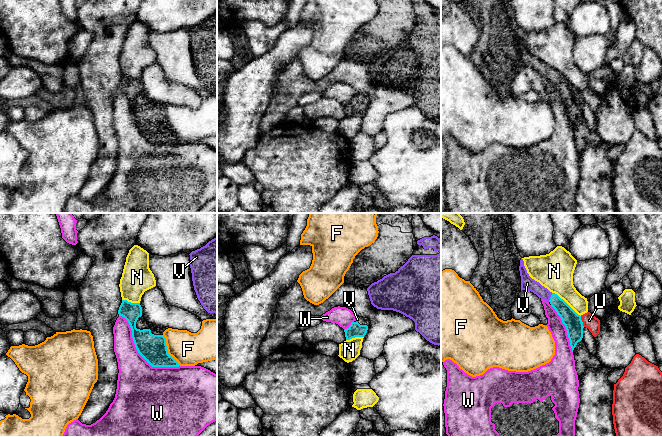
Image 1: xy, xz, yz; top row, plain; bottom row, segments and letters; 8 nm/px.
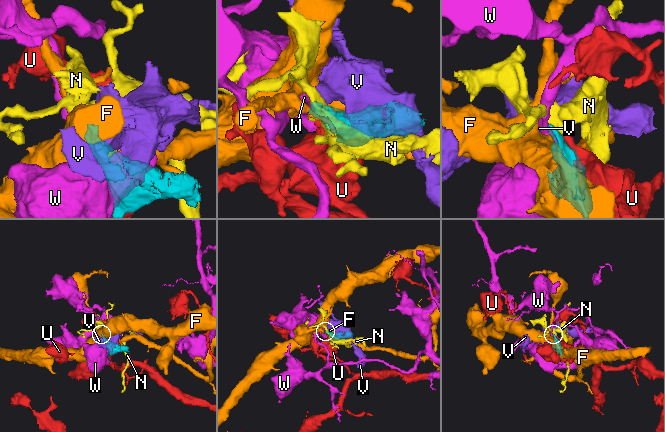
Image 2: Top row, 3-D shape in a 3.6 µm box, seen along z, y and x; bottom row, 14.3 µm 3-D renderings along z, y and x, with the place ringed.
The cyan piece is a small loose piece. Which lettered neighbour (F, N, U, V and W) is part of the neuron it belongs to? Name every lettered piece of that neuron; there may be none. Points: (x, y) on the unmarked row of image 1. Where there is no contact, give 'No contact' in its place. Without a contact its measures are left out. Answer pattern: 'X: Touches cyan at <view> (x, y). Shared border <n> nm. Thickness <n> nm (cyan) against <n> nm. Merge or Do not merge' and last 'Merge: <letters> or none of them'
F: Touches cyan at xy (167, 126). Shared border 280 nm. Thickness 220 nm (cyan) against 280 nm. Do not merge
N: Touches cyan at yz (565, 78). Shared border 300 nm. Thickness 140 nm (cyan) against 280 nm. Do not merge
U: Touches cyan at yz (581, 97). Shared border 90 nm. Thickness 140 nm (cyan) against 110 nm. Do not merge
V: Touches cyan at yz (550, 73). Shared border 80 nm. Thickness 140 nm (cyan) against 110 nm. Merge
W: Touches cyan at xy (139, 129). Shared border 650 nm. Thickness 220 nm (cyan) against 360 nm. Do not merge
Merge: V

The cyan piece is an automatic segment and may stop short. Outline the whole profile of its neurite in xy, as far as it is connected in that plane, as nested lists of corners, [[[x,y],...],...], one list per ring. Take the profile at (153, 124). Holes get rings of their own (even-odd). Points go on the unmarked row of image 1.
[[[122,76],[118,86],[119,92],[124,93],[132,106],[132,114],[138,129],[152,143],[179,143],[178,138],[168,130],[166,114],[154,111],[150,105],[137,105],[136,98],[142,92],[140,79]]]

